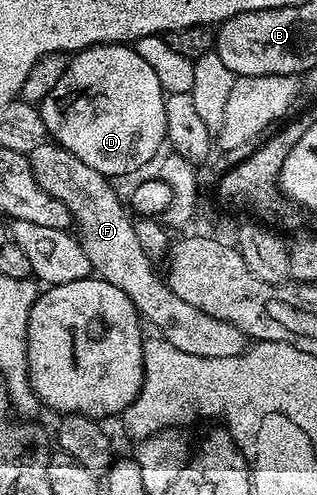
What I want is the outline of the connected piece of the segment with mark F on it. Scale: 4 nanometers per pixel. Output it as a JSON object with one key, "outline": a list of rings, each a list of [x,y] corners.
{"outline":[[[51,140],[38,144],[28,159],[38,184],[70,208],[75,229],[80,229],[80,244],[90,260],[95,277],[101,282],[114,284],[114,288],[122,288],[147,325],[149,322],[157,326],[160,329],[157,331],[166,341],[174,344],[178,352],[190,352],[190,356],[233,358],[244,353],[246,339],[241,330],[226,320],[218,320],[194,308],[194,304],[186,304],[186,300],[178,300],[167,281],[152,271],[153,263],[138,244],[133,215],[125,199],[116,195],[115,188],[108,183],[111,181],[105,175],[94,172],[90,164],[82,164],[78,156],[66,152],[66,148],[57,146]]]}

